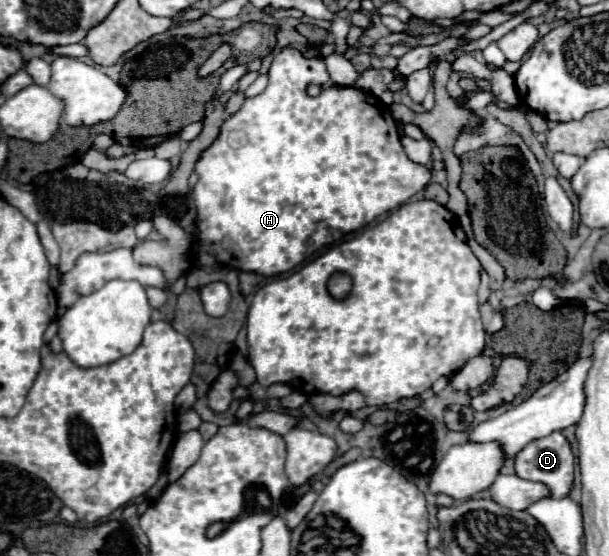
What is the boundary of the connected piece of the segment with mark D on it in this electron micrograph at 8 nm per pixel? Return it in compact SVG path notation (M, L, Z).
M554 431L548 437L536 439L530 445L526 445L526 449L522 449L516 455L516 475L528 481L544 483L550 491L550 497L554 499L568 497L574 485L574 453L562 431Z

